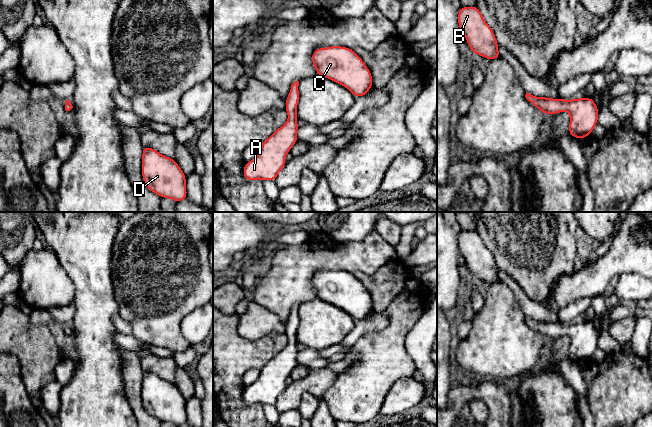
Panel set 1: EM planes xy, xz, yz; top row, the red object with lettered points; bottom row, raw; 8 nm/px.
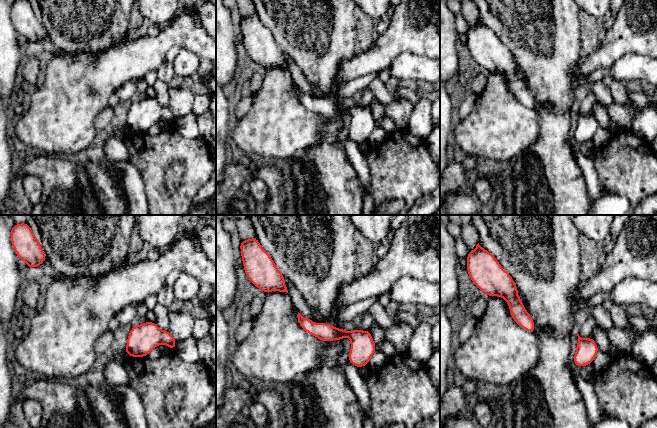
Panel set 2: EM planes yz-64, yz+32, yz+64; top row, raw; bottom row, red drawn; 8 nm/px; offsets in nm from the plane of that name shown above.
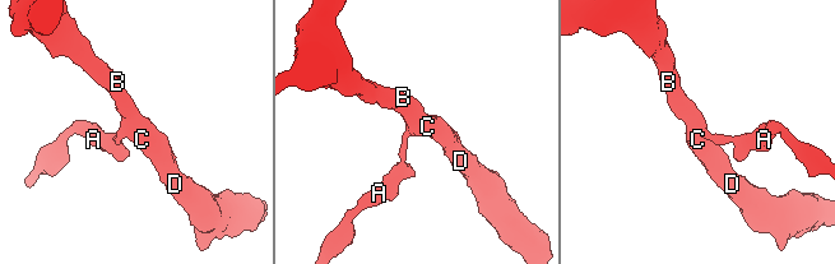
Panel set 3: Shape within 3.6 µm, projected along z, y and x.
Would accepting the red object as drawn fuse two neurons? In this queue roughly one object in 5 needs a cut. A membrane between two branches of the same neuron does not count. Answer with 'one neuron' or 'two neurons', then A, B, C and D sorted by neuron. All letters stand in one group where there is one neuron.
one neuron | A B C D

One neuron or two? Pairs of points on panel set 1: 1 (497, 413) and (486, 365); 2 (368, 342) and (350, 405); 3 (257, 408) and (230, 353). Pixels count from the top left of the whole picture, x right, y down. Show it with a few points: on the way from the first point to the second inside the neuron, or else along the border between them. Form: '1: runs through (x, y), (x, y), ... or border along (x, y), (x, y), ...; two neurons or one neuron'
1: border along (486, 377), (495, 380); two neurons
2: runs through (368, 358), (368, 380), (360, 389); one neuron
3: runs through (240, 403), (230, 393), (230, 370); one neuron

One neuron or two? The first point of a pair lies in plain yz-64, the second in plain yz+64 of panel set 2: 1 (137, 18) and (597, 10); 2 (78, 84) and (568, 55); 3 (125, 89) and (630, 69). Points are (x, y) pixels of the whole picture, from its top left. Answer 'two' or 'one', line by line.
1: two
2: two
3: one

